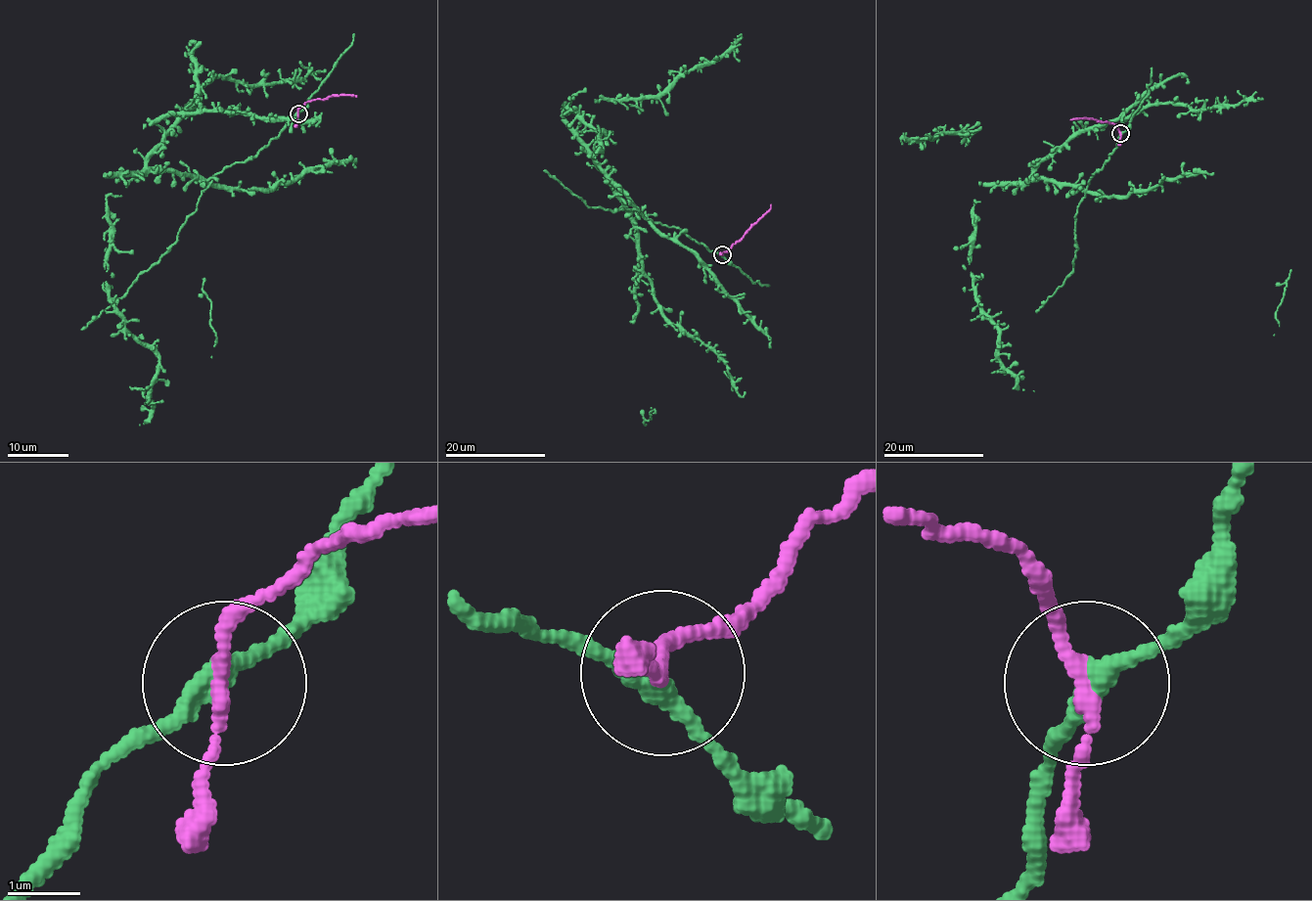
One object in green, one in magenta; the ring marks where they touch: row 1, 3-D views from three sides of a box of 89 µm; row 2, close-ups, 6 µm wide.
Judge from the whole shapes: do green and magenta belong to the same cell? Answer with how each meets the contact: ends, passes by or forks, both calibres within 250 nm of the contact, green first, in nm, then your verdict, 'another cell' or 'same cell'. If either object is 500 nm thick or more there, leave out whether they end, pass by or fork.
green passes by; magenta passes by; calibres 280 and 190 nm; another cell

